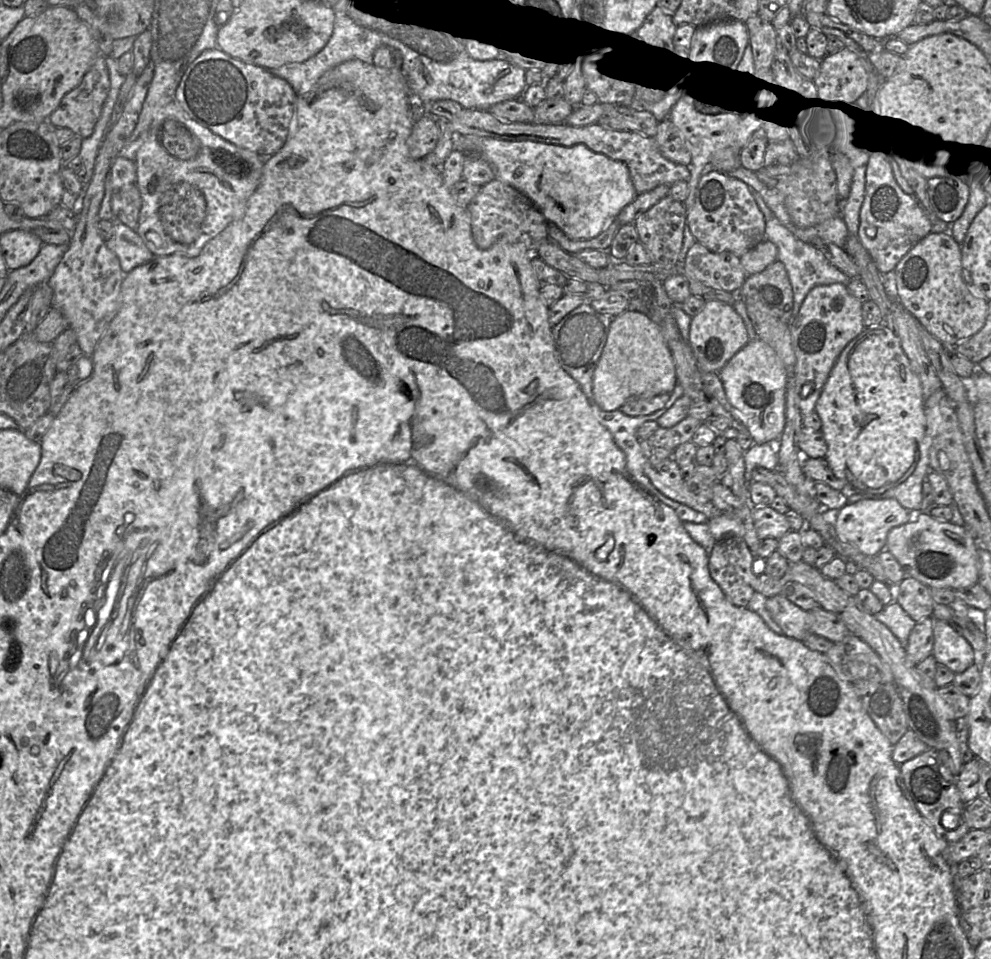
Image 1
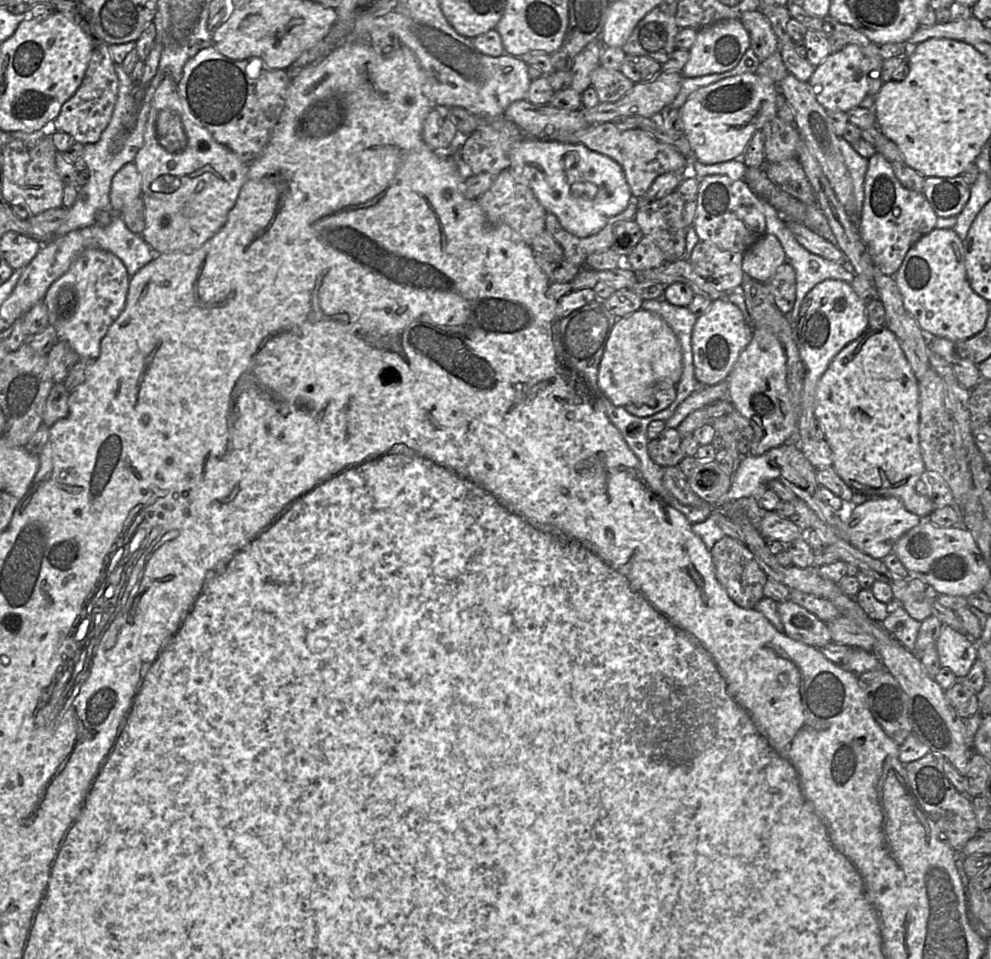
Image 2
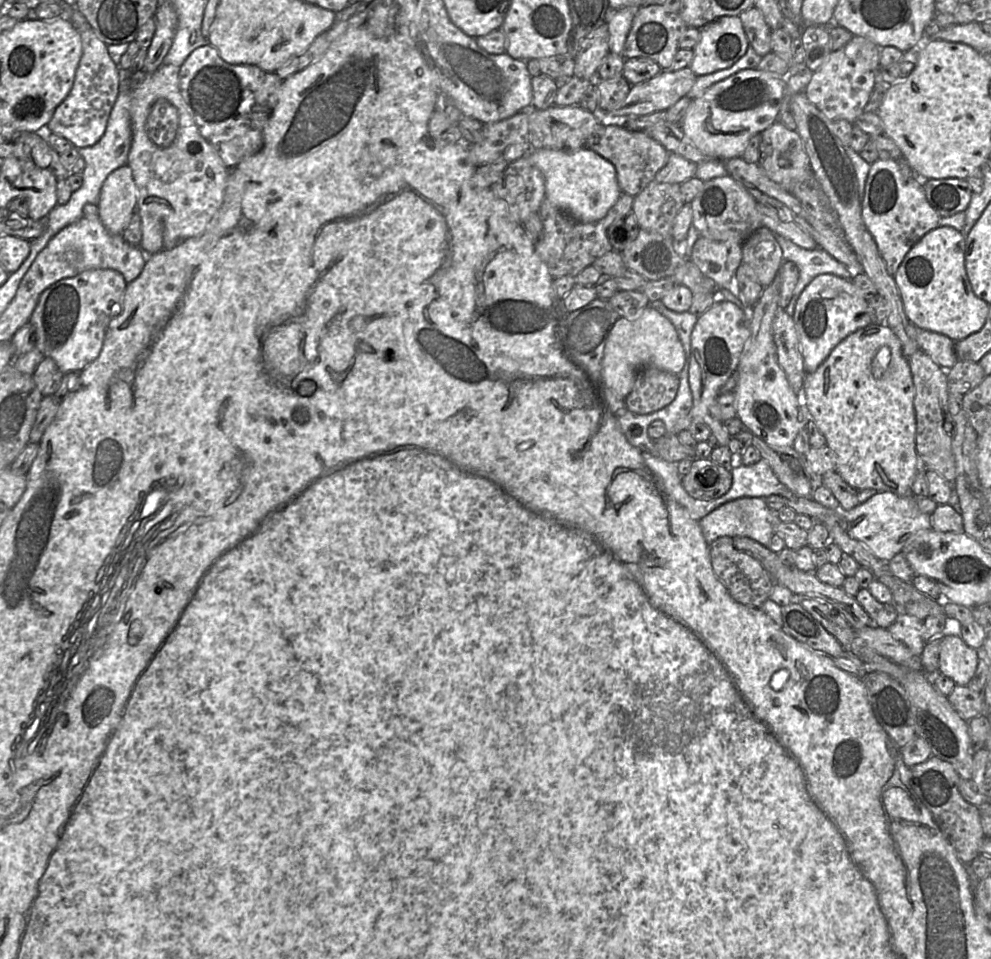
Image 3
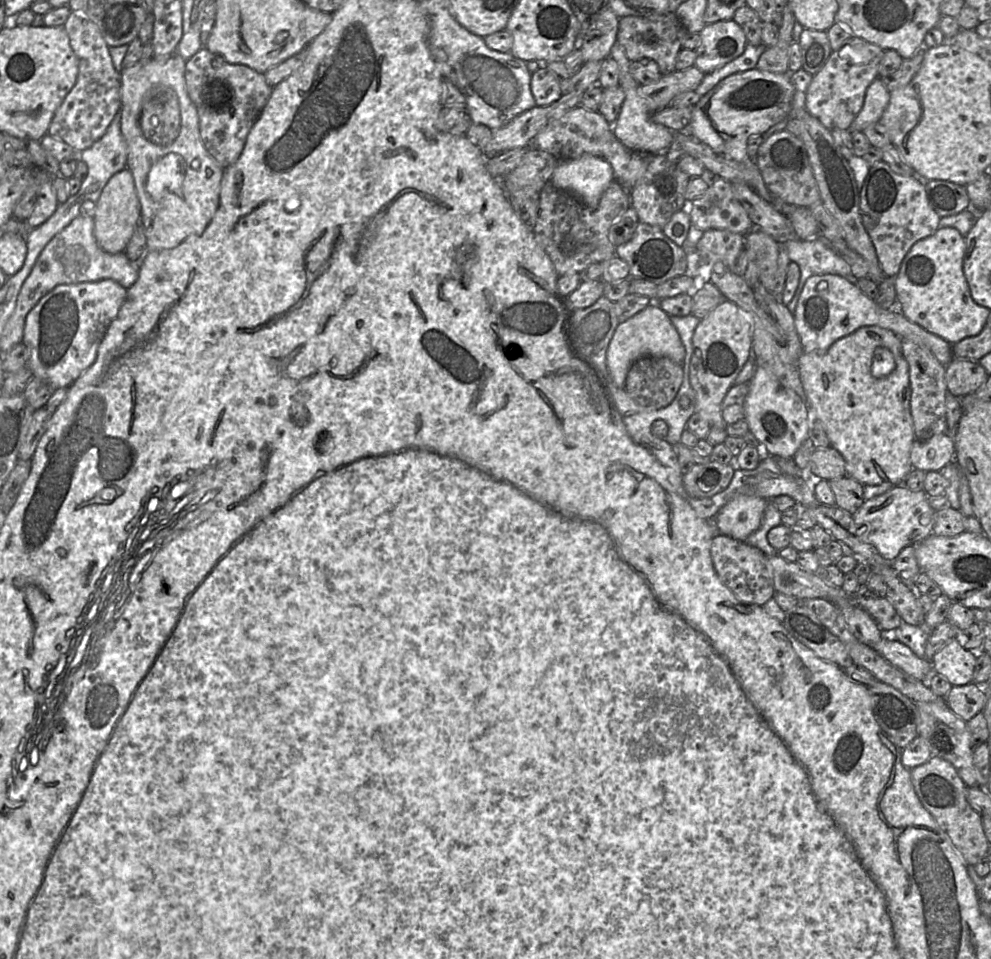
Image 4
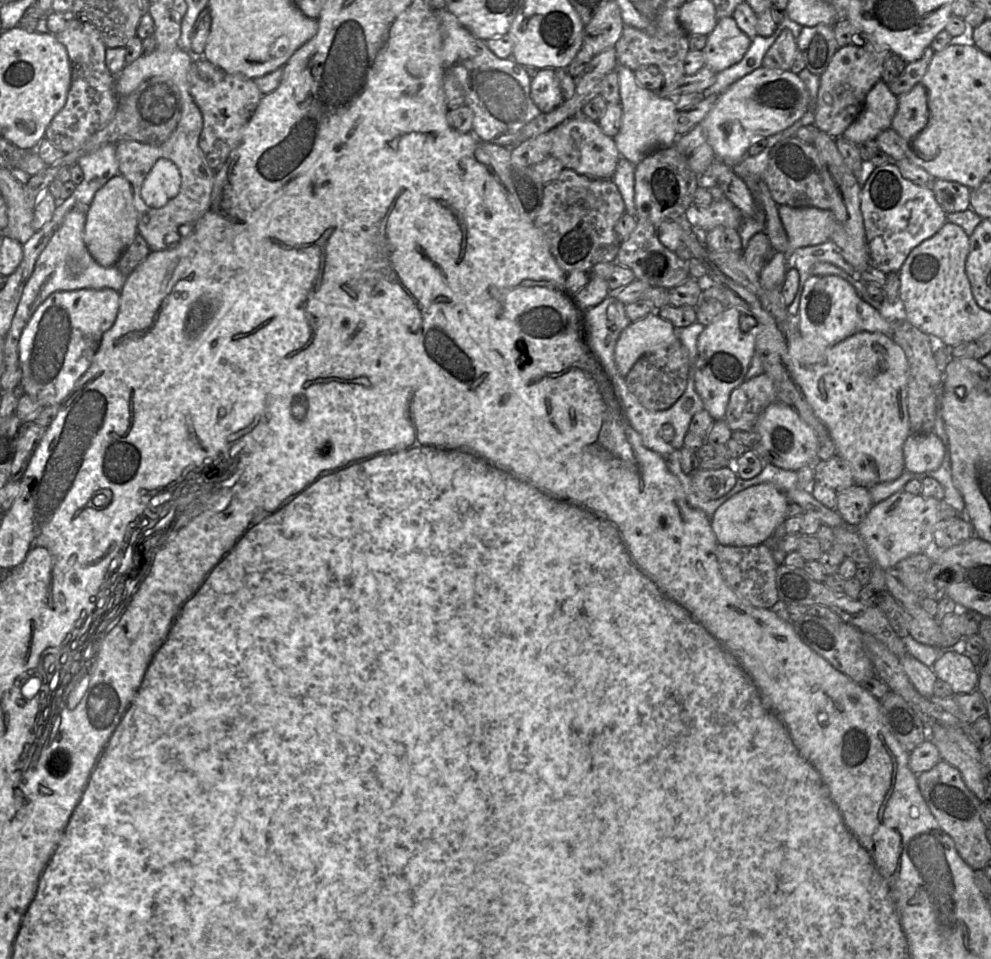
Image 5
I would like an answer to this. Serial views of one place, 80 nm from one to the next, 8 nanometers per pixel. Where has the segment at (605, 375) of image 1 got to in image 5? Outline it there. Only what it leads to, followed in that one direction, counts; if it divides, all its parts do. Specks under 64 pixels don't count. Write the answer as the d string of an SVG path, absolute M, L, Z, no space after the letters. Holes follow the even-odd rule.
M656 311L631 322L620 333L614 349L614 360L619 373L625 378L642 355L665 348L676 340L679 340L676 328L658 316Z

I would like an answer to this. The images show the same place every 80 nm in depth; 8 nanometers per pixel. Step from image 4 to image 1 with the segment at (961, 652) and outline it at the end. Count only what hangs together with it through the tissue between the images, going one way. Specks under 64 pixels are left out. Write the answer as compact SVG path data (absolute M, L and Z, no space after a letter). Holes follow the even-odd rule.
M934 619L933 639L932 654L938 665L944 665L957 674L975 664L974 649L947 622Z

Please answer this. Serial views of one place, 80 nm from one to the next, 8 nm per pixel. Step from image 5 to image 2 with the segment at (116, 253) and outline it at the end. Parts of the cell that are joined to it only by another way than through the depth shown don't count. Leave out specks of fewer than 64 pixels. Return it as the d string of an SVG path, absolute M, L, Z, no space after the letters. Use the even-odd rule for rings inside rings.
M129 162L122 166L111 180L109 193L111 211L120 214L140 195L140 175L134 162Z

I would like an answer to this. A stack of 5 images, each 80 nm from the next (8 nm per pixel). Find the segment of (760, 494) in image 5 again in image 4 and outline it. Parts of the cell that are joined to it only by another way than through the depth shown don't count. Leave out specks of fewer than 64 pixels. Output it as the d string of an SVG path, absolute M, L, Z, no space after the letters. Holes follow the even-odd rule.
M748 494L732 497L714 517L719 534L745 541L760 527L768 501Z

